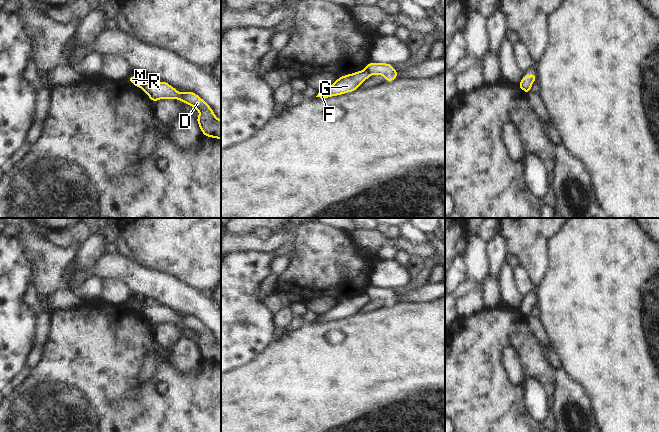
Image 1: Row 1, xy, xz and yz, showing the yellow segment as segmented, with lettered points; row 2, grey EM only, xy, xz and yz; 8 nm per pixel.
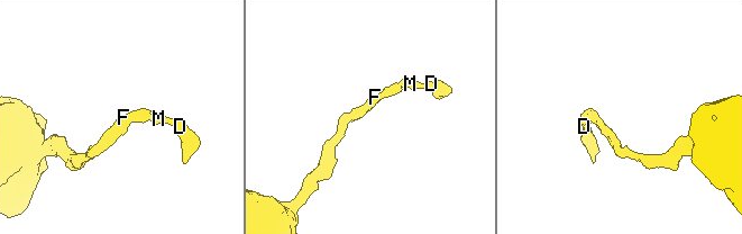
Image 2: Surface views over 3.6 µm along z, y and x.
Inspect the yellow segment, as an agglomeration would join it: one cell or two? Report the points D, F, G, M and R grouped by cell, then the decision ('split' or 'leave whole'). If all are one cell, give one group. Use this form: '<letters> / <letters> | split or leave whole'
D M / F G R | split

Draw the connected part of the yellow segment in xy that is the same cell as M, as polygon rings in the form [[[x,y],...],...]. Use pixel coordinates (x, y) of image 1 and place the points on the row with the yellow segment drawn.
[[[165,81],[143,83],[142,89],[153,102],[160,99],[177,99],[198,110],[200,115],[195,119],[203,135],[221,139],[221,120],[216,117],[212,108],[196,93],[192,91],[178,92]]]

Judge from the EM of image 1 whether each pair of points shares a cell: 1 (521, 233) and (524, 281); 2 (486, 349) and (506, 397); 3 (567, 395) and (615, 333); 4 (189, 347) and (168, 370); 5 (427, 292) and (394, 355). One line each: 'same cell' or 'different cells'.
1: different cells
2: same cell
3: different cells
4: different cells
5: different cells

